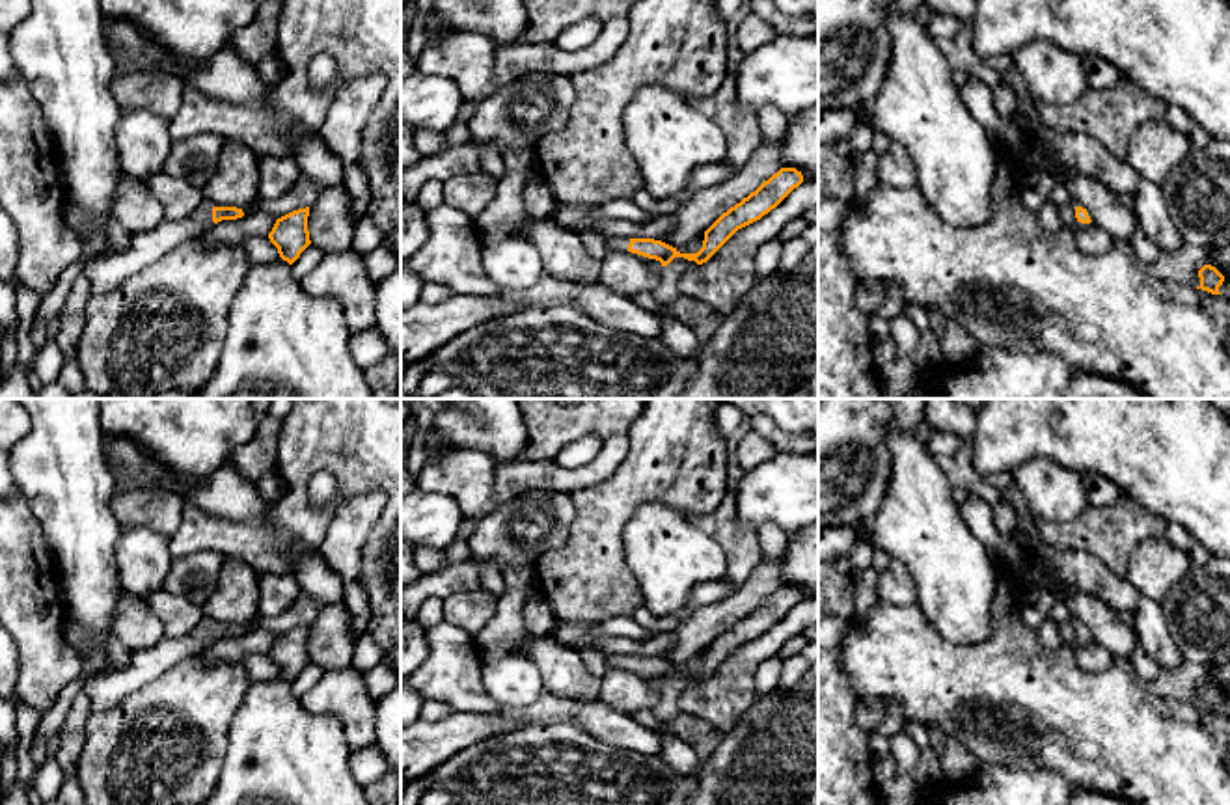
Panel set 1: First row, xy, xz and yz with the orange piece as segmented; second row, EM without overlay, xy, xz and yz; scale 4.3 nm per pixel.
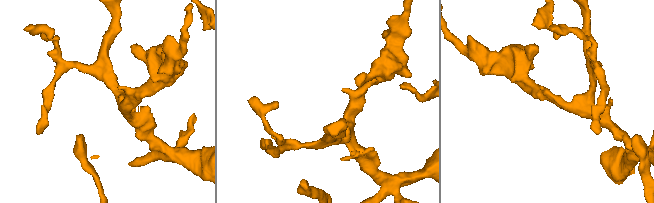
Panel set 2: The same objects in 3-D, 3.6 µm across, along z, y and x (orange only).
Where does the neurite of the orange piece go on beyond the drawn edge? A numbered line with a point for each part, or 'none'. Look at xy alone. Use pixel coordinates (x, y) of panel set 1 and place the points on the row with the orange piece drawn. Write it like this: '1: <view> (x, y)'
1: xy (105, 272)

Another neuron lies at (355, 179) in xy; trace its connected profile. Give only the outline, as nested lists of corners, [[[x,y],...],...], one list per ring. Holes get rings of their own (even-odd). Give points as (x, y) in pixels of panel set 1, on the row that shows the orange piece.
[[[360,164],[347,166],[341,184],[350,196],[350,214],[358,224],[365,216],[371,201],[365,170]]]

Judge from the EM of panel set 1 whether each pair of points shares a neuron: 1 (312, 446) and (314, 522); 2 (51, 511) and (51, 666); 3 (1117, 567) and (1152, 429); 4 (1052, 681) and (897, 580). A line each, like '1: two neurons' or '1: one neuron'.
1: one neuron
2: two neurons
3: two neurons
4: two neurons

